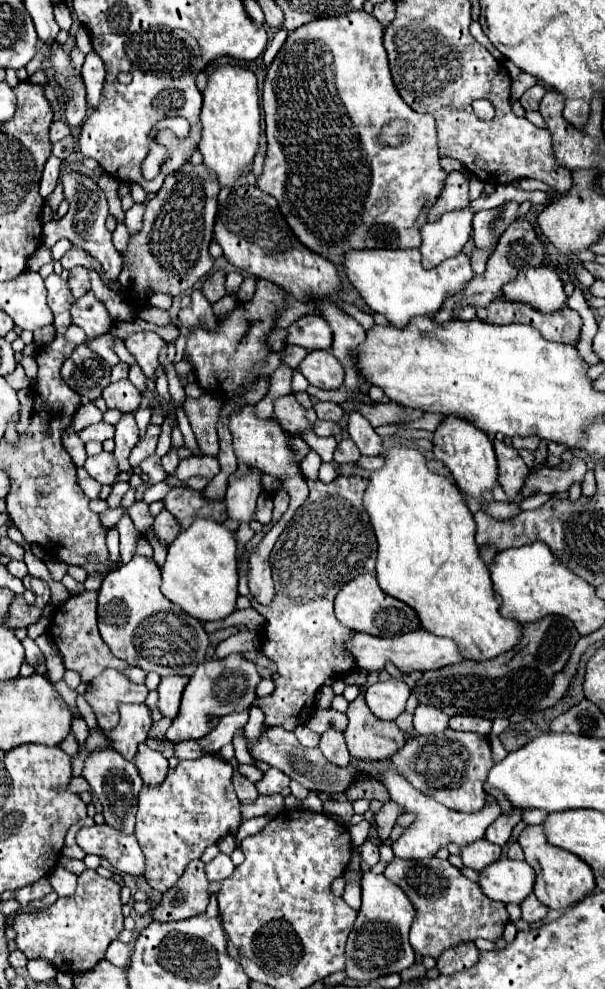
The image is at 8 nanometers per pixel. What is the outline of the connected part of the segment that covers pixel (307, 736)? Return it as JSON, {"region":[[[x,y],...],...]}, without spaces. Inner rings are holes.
{"region":[[[302,724],[300,728],[296,728],[294,732],[296,732],[296,736],[298,736],[298,740],[300,740],[302,746],[306,746],[306,748],[314,748],[314,746],[318,746],[320,736],[318,736],[316,732],[312,732],[306,724]]]}

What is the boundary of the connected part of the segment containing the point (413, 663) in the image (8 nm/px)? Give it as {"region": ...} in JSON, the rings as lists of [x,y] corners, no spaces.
{"region":[[[426,630],[408,632],[406,636],[396,636],[396,638],[378,638],[378,636],[356,632],[356,636],[348,642],[348,650],[356,658],[356,664],[360,668],[366,668],[368,672],[382,670],[388,660],[394,662],[400,672],[408,672],[408,670],[420,670],[420,672],[424,672],[424,670],[442,668],[442,666],[458,664],[458,662],[466,660],[454,640],[448,640],[448,638],[442,638],[442,636],[432,636]]]}

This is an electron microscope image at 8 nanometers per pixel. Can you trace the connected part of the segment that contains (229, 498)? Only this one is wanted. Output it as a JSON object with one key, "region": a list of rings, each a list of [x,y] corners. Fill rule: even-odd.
{"region":[[[250,470],[242,478],[228,478],[228,490],[226,490],[226,510],[228,518],[236,520],[238,524],[250,524],[256,518],[256,498],[262,492],[260,488],[260,472]]]}

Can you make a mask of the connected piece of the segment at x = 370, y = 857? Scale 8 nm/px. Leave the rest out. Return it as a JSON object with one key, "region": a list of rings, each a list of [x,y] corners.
{"region":[[[368,840],[360,846],[360,856],[362,856],[364,864],[368,864],[368,866],[378,864],[378,860],[380,860],[380,856],[378,856],[378,848],[376,848],[372,842],[368,842]]]}

